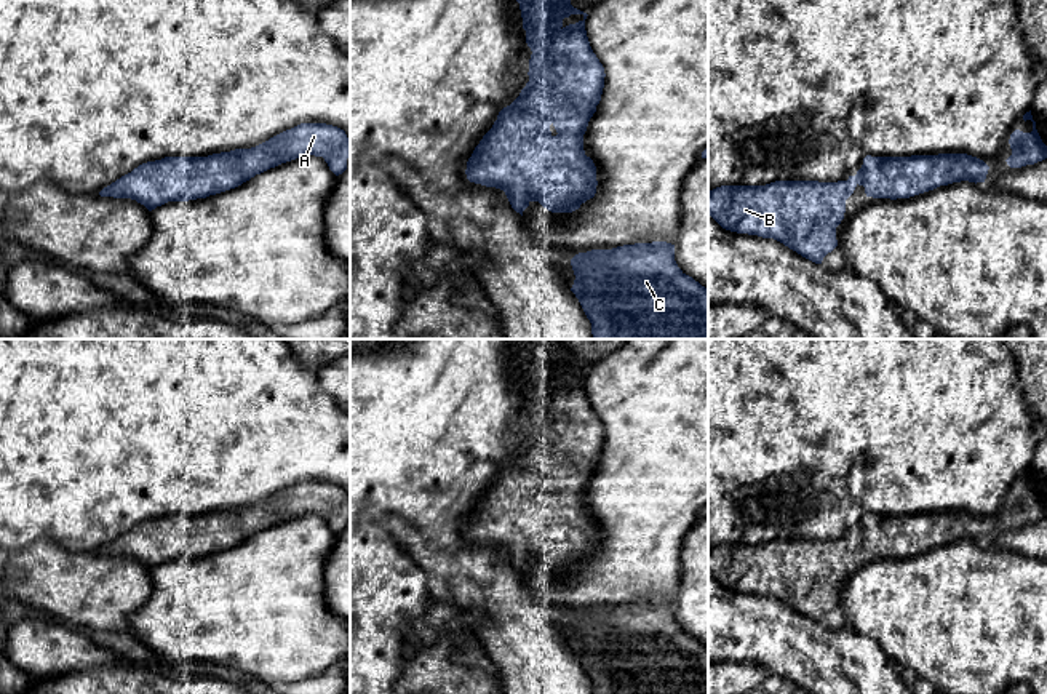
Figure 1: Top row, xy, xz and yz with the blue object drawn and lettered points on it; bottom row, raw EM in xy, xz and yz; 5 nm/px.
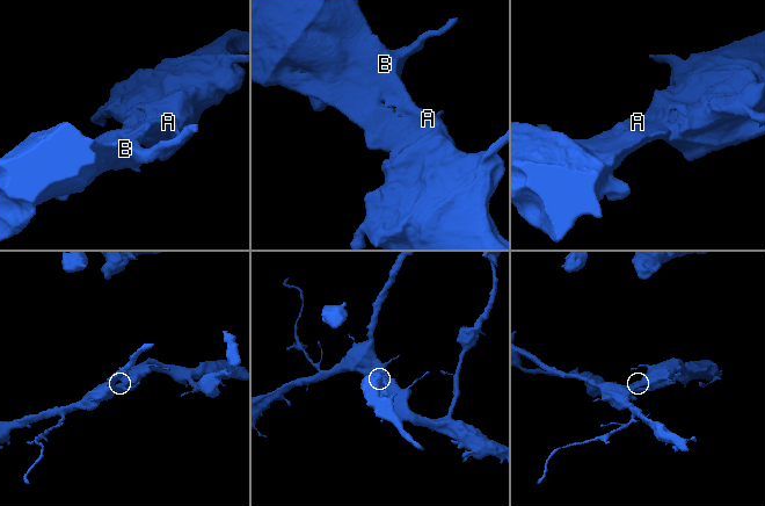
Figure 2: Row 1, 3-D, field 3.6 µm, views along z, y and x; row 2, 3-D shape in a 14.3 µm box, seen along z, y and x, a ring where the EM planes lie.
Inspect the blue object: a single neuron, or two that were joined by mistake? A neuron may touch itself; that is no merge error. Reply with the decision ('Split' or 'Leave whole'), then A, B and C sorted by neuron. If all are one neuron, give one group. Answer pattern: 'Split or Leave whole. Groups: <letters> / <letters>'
Leave whole. Groups: A B C

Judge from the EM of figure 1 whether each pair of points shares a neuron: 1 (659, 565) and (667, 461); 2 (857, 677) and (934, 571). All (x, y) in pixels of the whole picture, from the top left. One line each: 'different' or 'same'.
1: same
2: different

